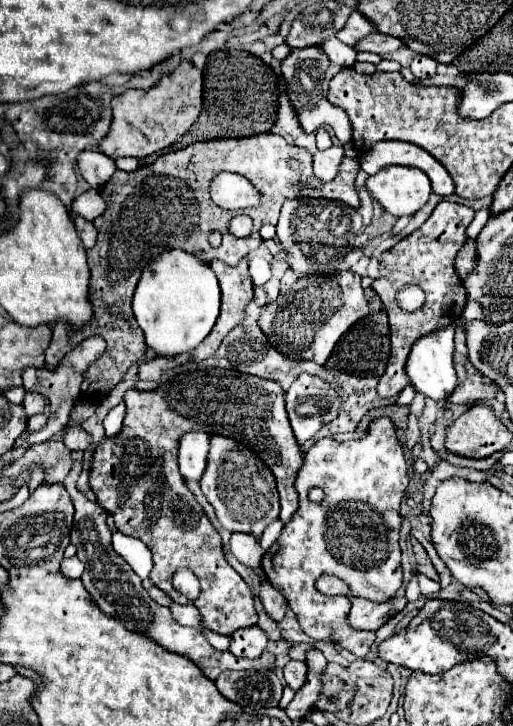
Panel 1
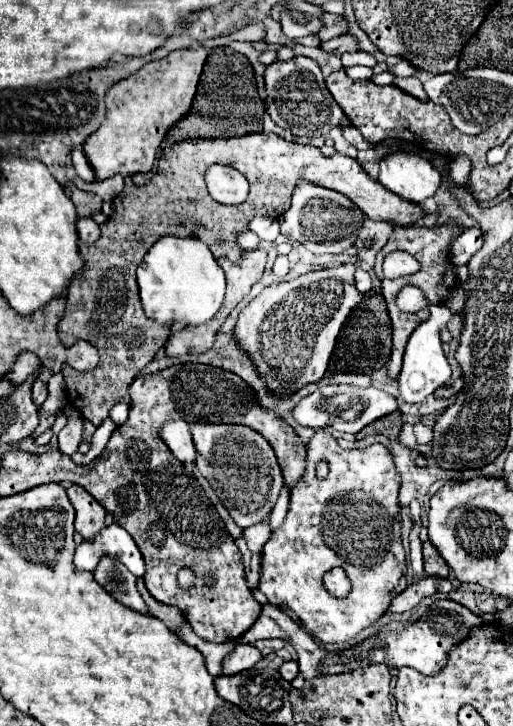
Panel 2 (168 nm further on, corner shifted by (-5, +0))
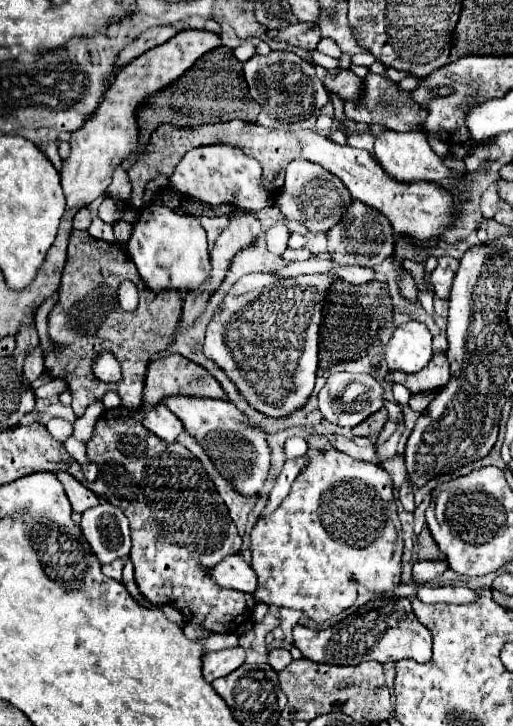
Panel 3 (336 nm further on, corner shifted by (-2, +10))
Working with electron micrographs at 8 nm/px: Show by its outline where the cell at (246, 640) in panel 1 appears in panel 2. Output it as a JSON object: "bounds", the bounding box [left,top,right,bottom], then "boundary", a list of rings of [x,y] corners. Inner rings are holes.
{"bounds":[223,644,261,676],"boundary":[[[237,644],[235,652],[231,652],[229,656],[223,658],[223,672],[225,676],[233,676],[233,674],[239,674],[243,670],[249,670],[255,666],[255,662],[261,658],[261,652],[251,646],[251,644]]]}

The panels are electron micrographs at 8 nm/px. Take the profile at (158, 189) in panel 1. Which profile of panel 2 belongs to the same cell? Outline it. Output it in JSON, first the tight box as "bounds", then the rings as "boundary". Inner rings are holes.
{"bounds":[57,132,425,426],"boundary":[[[257,132],[257,134],[245,134],[239,138],[193,138],[193,140],[183,140],[177,142],[169,148],[165,148],[161,152],[161,172],[157,172],[151,182],[147,184],[147,188],[139,188],[133,184],[133,180],[129,180],[129,176],[125,178],[125,192],[133,192],[139,190],[139,194],[119,194],[113,202],[115,202],[115,216],[107,220],[107,224],[101,226],[101,238],[93,244],[79,244],[79,254],[83,258],[83,272],[73,278],[69,282],[67,288],[67,310],[63,320],[57,326],[57,334],[59,340],[65,348],[71,348],[75,340],[87,340],[91,342],[97,350],[99,350],[99,364],[95,370],[89,372],[77,372],[73,370],[69,364],[65,364],[61,368],[63,376],[65,376],[65,384],[67,384],[67,398],[71,398],[71,406],[81,410],[81,414],[93,424],[99,426],[107,416],[109,410],[113,408],[113,404],[117,402],[125,402],[129,404],[129,386],[135,380],[135,376],[139,374],[139,370],[143,370],[159,352],[161,346],[165,346],[169,334],[171,334],[171,326],[169,324],[157,324],[155,320],[147,318],[143,308],[141,308],[141,300],[139,300],[139,290],[135,288],[135,270],[139,266],[139,262],[143,260],[143,256],[147,254],[147,250],[165,234],[171,236],[195,236],[199,240],[203,240],[215,258],[227,256],[227,258],[237,258],[237,254],[241,254],[243,250],[235,244],[235,234],[241,234],[247,230],[247,222],[253,216],[279,216],[289,208],[291,202],[291,192],[297,180],[311,180],[317,182],[319,186],[325,188],[333,188],[345,196],[349,196],[349,200],[353,200],[371,220],[383,220],[383,222],[391,222],[395,226],[413,226],[415,222],[419,222],[425,216],[425,210],[421,206],[417,206],[415,202],[405,202],[405,198],[397,198],[397,194],[385,190],[385,186],[381,186],[377,180],[373,180],[357,160],[343,156],[343,154],[335,154],[333,158],[327,158],[321,154],[319,148],[307,144],[295,144],[295,142],[287,142],[277,134],[267,134],[267,132]],[[211,164],[225,164],[225,166],[233,166],[237,168],[248,180],[250,185],[249,196],[245,204],[239,206],[223,206],[213,202],[213,198],[207,194],[205,190],[205,170]]]}

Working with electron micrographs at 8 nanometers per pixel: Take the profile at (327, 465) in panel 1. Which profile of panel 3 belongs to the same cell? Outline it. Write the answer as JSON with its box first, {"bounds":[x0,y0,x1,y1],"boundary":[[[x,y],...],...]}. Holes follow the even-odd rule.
{"bounds":[250,434,402,624],"boundary":[[[312,434],[308,438],[306,458],[308,464],[294,480],[284,502],[272,514],[260,518],[252,528],[250,552],[252,568],[258,576],[254,598],[258,602],[262,600],[266,604],[300,610],[314,622],[322,624],[354,606],[358,586],[366,586],[374,592],[394,592],[400,586],[402,556],[400,550],[394,550],[400,524],[396,516],[392,478],[380,464],[356,460],[336,450],[324,434]]]}

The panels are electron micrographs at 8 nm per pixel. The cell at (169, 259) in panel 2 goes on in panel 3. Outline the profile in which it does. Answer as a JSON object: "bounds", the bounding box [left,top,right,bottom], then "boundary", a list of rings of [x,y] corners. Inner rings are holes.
{"bounds":[128,206,212,294],"boundary":[[[148,206],[148,208],[144,208],[140,220],[134,224],[132,238],[128,240],[128,254],[132,256],[144,286],[148,290],[152,290],[154,294],[170,292],[170,290],[176,290],[180,294],[190,292],[194,288],[200,288],[206,282],[206,278],[210,276],[210,272],[212,272],[206,232],[200,226],[200,222],[196,218],[192,218],[192,216],[178,216],[176,212],[172,212],[166,206]]]}

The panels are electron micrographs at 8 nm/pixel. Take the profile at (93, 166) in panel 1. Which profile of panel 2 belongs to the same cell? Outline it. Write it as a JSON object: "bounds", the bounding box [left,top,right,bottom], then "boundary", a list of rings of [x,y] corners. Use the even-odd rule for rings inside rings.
{"bounds":[71,148,95,182],"boundary":[[[81,148],[71,150],[71,162],[73,162],[73,168],[75,168],[75,172],[77,172],[79,178],[83,178],[85,182],[93,182],[95,180],[93,168],[89,166],[89,162],[87,162],[87,158],[85,158],[85,154],[83,154]]]}

